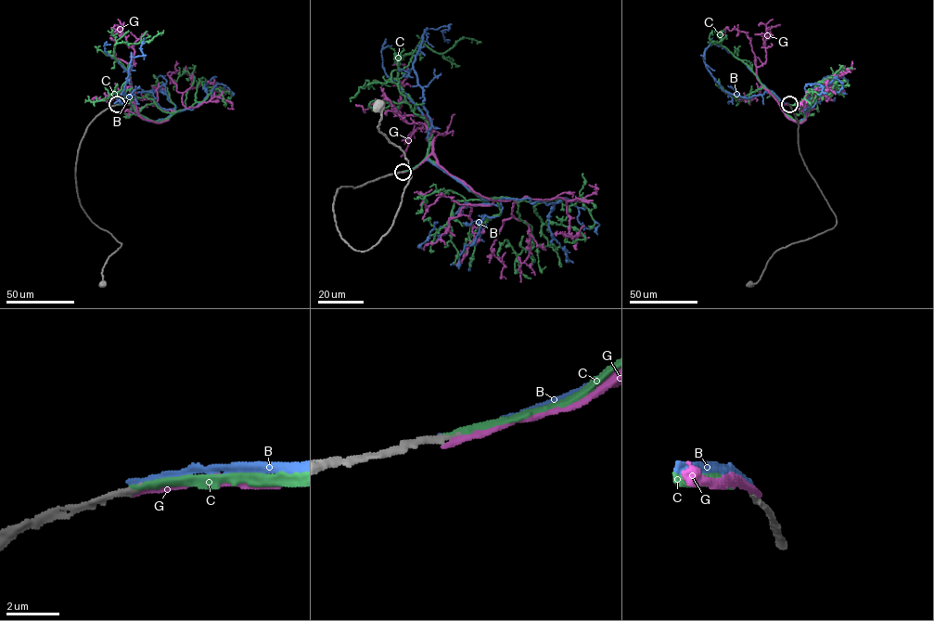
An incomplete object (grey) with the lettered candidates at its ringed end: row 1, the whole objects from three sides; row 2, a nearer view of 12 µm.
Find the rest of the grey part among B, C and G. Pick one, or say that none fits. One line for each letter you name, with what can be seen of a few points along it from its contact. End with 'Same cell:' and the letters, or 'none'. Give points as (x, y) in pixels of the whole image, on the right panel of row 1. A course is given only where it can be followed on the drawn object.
C: it runs (789, 104), (781, 102), (786, 114), (801, 121), (821, 84), (836, 77), (837, 71), (830, 79), (839, 90)
Same cell: C

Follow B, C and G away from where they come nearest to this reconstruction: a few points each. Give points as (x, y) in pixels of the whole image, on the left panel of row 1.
B: (117, 104), (130, 103), (147, 120), (156, 122), (197, 107), (206, 96), (204, 86), (211, 78), (213, 92)
C: (116, 104), (131, 102), (140, 114), (159, 121), (185, 109), (194, 77), (185, 71), (173, 90)
G: (117, 104), (134, 102), (139, 115), (159, 122), (185, 109), (182, 93), (169, 77), (177, 71), (176, 61)

